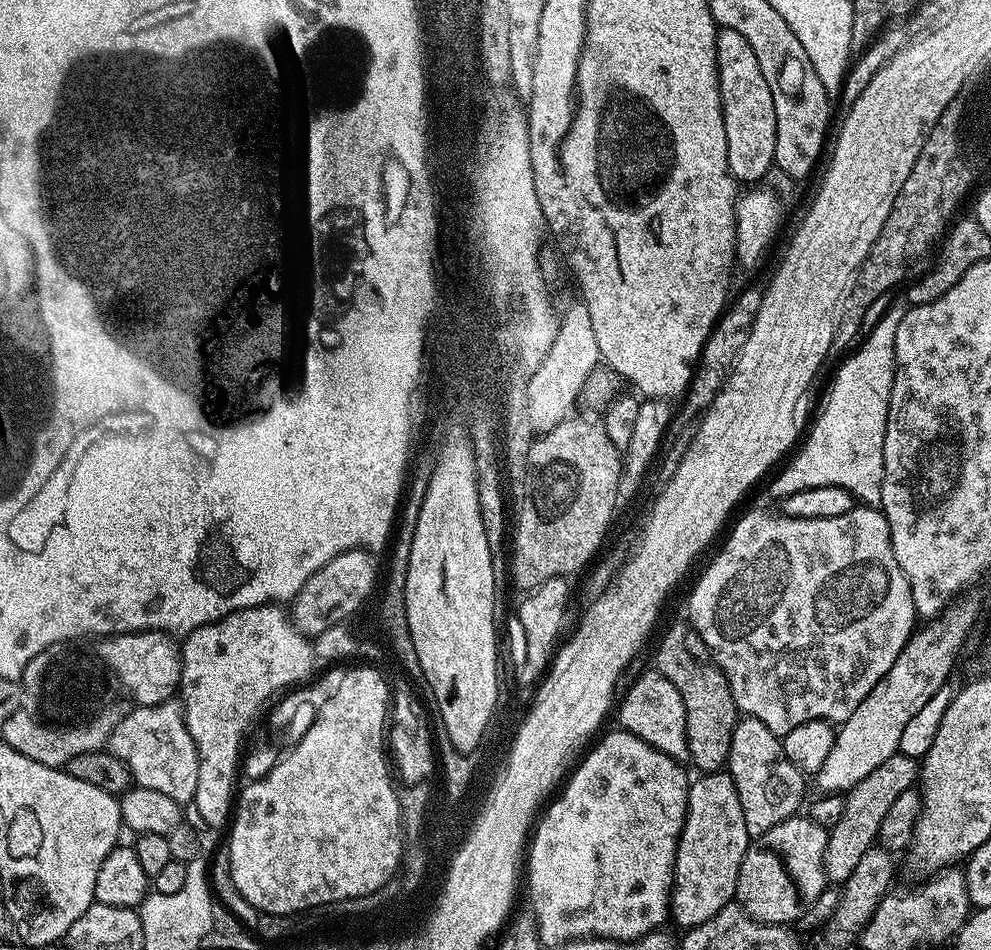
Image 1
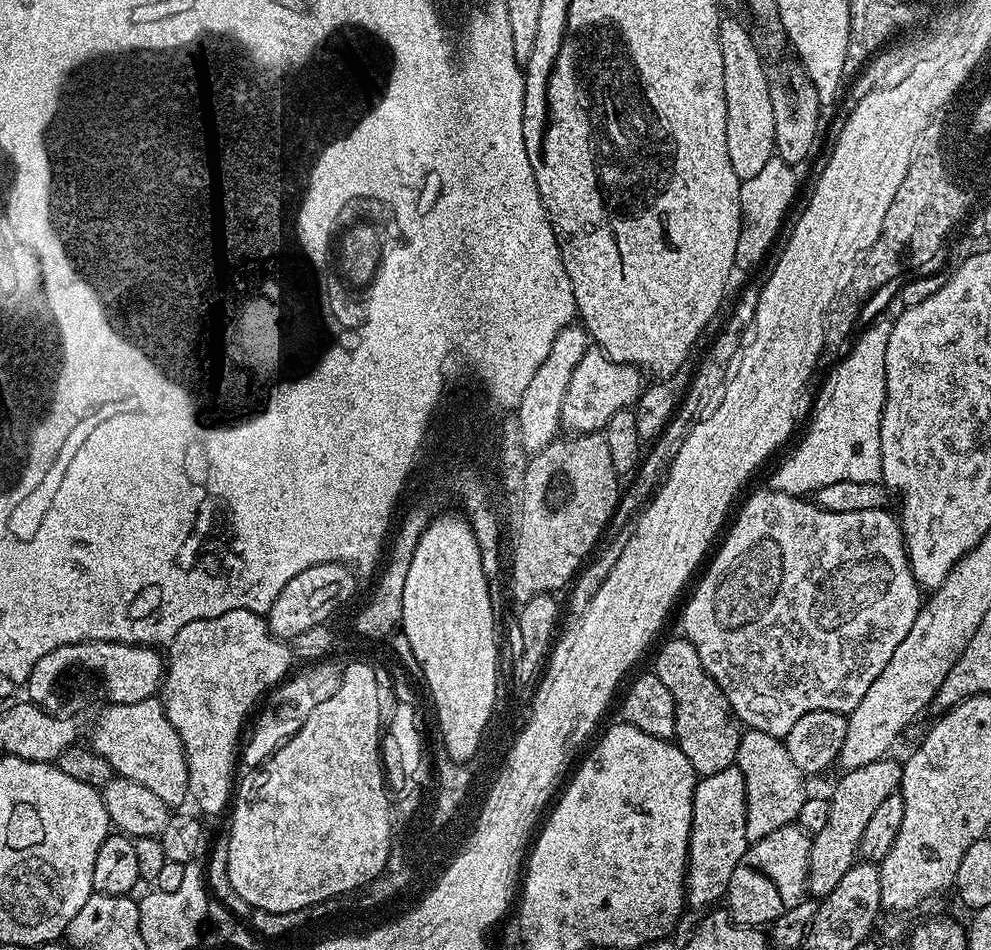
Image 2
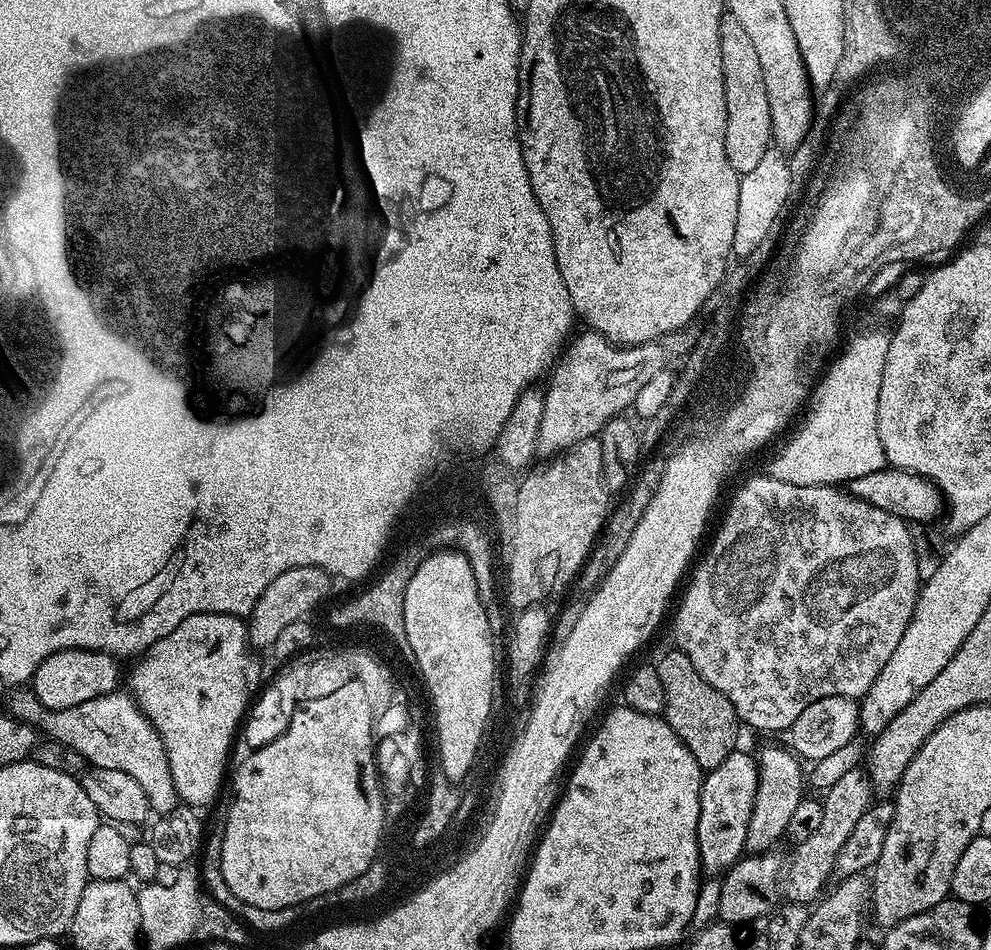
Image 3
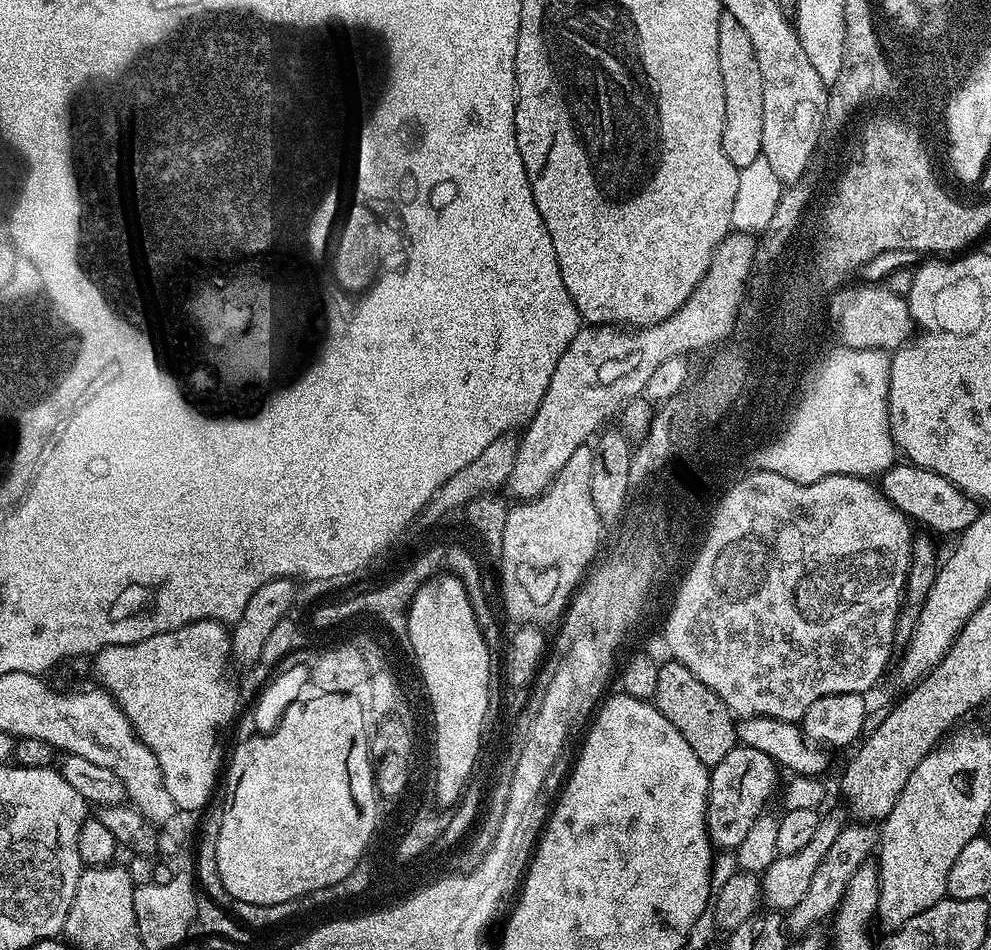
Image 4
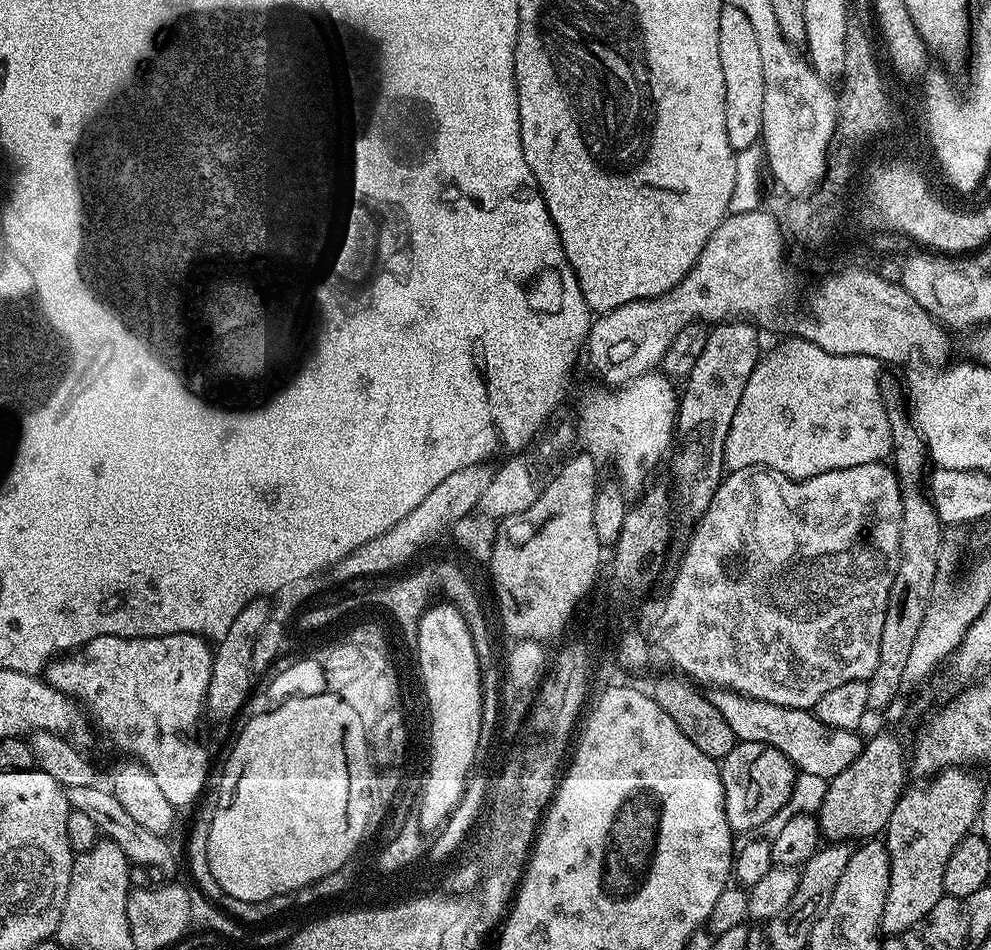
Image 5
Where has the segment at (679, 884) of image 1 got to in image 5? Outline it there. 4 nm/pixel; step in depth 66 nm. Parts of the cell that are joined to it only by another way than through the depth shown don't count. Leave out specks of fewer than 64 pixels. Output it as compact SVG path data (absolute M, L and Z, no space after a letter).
M737 742L719 765L726 822L736 834L755 833L774 814L778 814L786 806L798 775L796 767L786 754L782 754L782 750L774 750L774 746L766 746L762 742Z

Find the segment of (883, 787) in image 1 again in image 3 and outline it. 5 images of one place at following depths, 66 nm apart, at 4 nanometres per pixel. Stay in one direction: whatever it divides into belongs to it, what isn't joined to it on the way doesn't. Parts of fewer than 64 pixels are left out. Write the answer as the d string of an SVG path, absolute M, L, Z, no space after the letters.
M863 767L842 773L829 786L828 793L822 796L821 824L811 838L806 838L806 842L791 849L792 857L786 860L786 867L782 872L782 892L791 903L808 906L821 899L822 893L829 887L828 879L833 879L836 859L842 846L846 846L846 838L850 838L858 818L862 818L862 814L866 814L866 810L874 803L872 795L872 781L868 779L867 771Z

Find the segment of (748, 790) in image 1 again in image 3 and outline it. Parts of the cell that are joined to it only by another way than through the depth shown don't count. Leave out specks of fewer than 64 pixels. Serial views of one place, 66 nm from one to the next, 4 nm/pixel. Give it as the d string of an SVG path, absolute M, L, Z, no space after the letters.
M768 744L758 752L758 794L754 798L754 810L750 814L750 822L746 826L746 842L744 852L759 854L771 852L776 843L785 839L790 817L800 800L805 799L804 772L801 761L787 747L779 748L776 744Z

